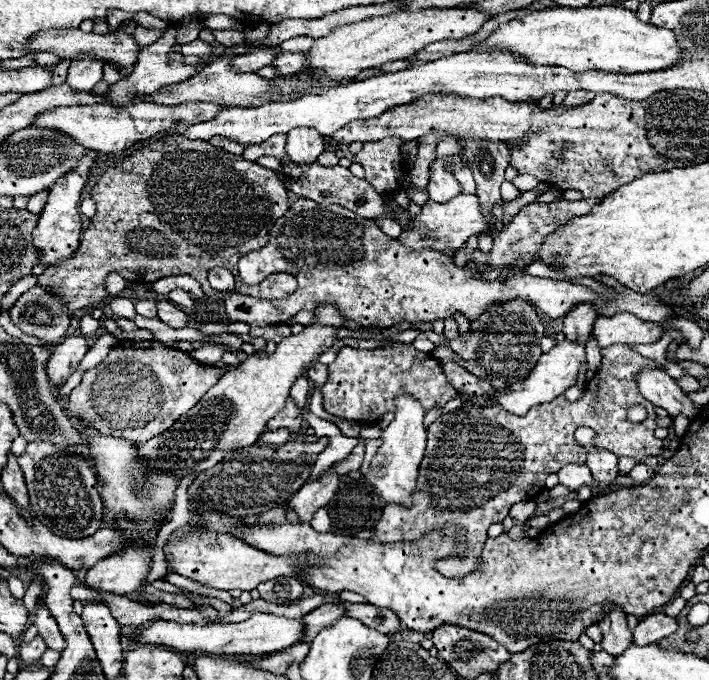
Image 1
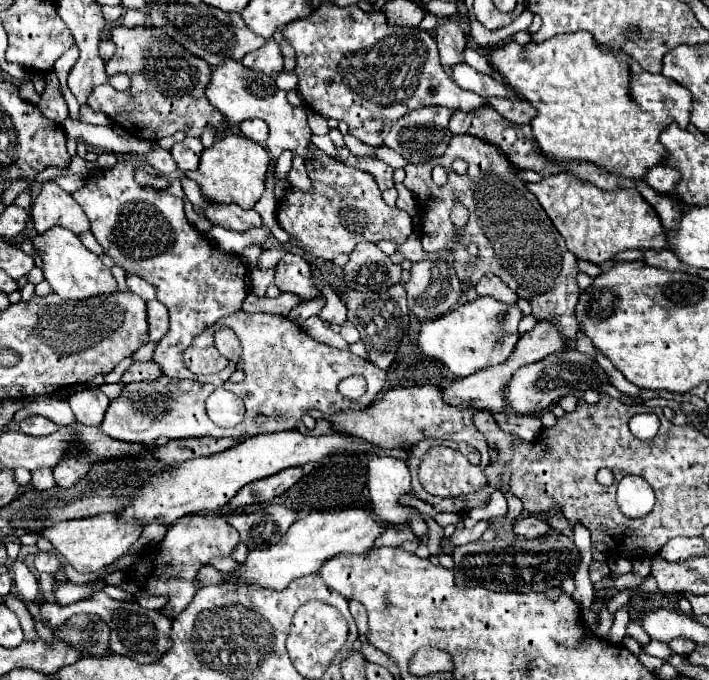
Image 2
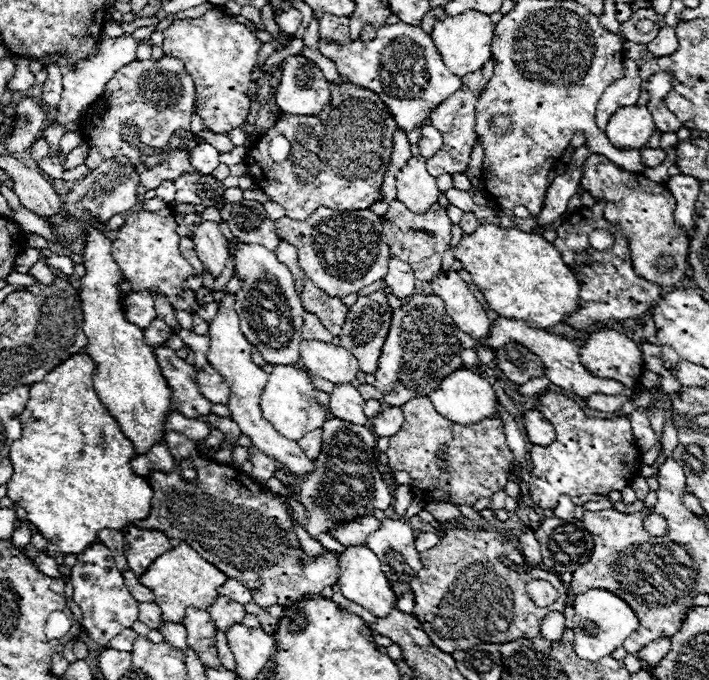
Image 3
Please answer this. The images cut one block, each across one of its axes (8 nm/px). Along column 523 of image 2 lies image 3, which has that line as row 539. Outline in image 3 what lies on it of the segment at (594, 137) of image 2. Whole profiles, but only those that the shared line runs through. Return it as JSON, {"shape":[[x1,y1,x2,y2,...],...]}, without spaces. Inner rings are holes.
{"shape":[[80,352,54,368,54,372,48,372,46,380,32,384,28,404,20,414,22,438,10,446,8,454,14,466,14,474,8,482,8,498,28,512,28,520,46,538,46,548,64,554,80,554,90,544,98,542,96,532,102,528,122,530,130,522,142,520,150,514,150,500,154,494,150,484,132,472,130,458,134,456,134,446,98,400,92,374,92,358]]}

